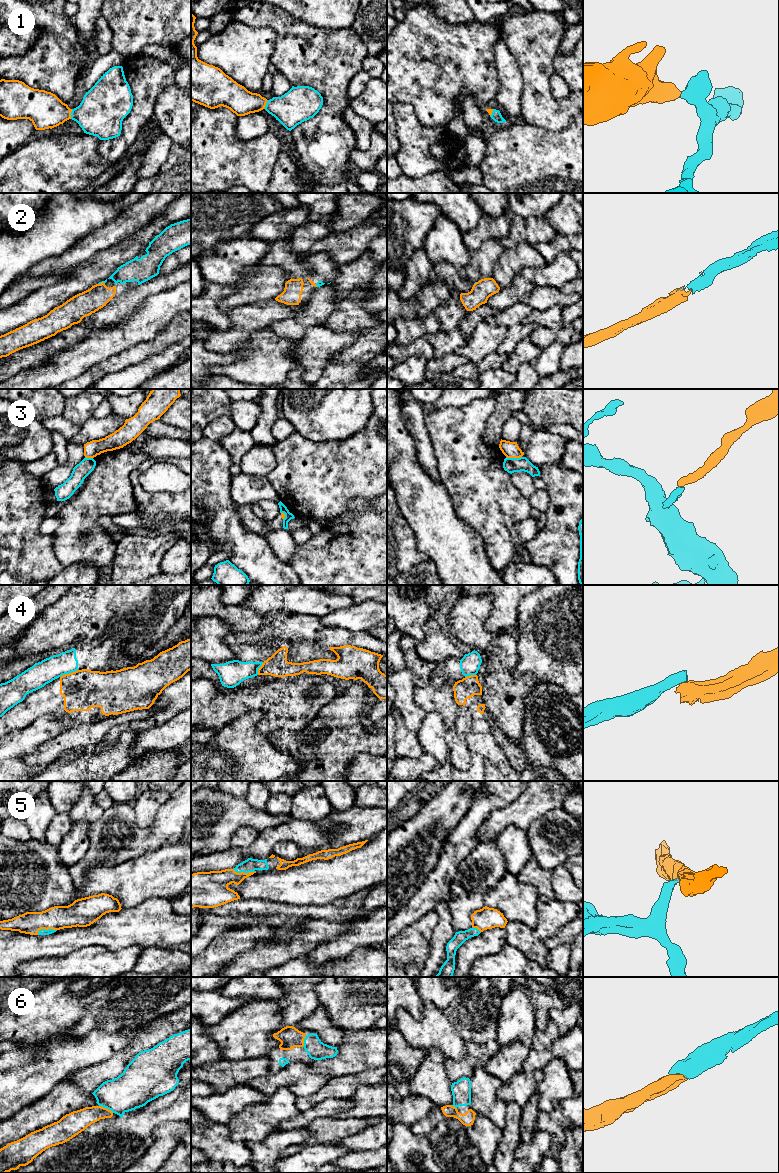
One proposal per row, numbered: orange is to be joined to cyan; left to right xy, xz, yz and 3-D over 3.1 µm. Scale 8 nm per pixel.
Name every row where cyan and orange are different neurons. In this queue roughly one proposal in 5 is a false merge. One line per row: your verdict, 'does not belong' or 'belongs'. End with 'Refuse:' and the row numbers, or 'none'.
1: belongs
2: belongs
3: does not belong
4: does not belong
5: belongs
6: belongs
Refuse: 3, 4

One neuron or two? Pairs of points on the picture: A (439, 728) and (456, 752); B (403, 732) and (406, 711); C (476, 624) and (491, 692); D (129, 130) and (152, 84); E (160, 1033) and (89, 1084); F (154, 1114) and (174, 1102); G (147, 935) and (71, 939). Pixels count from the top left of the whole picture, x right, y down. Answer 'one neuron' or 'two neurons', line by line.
A: two neurons
B: two neurons
C: one neuron
D: one neuron
E: one neuron
F: one neuron
G: one neuron

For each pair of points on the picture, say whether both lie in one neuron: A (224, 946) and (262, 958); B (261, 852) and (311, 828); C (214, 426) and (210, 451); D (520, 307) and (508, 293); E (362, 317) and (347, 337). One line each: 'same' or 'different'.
A: different
B: same
C: different
D: different
E: different

